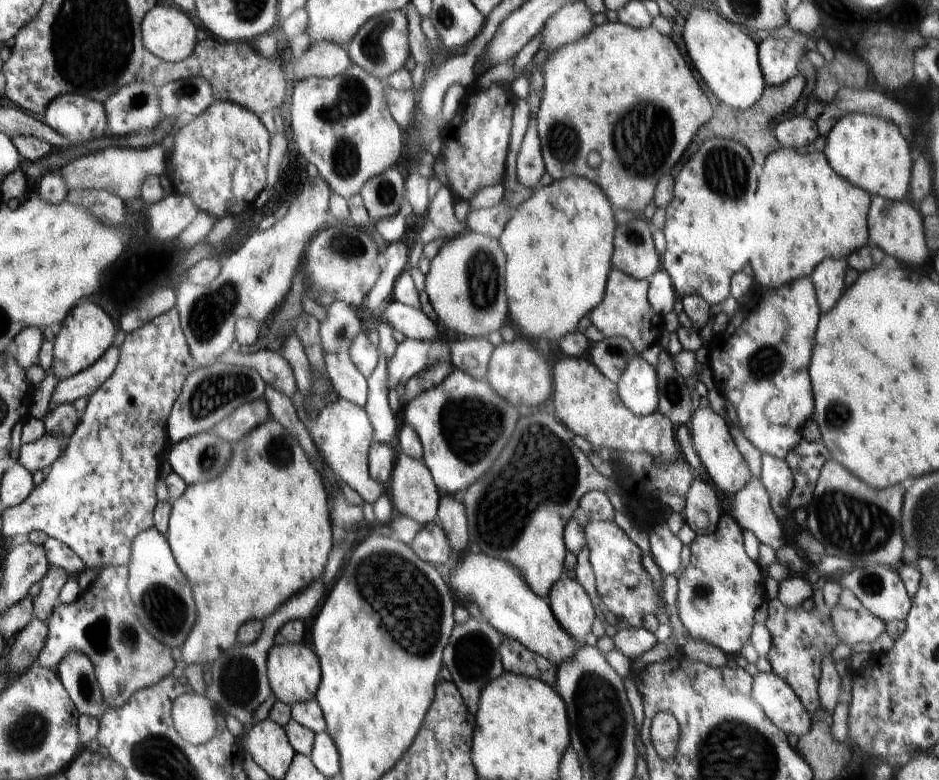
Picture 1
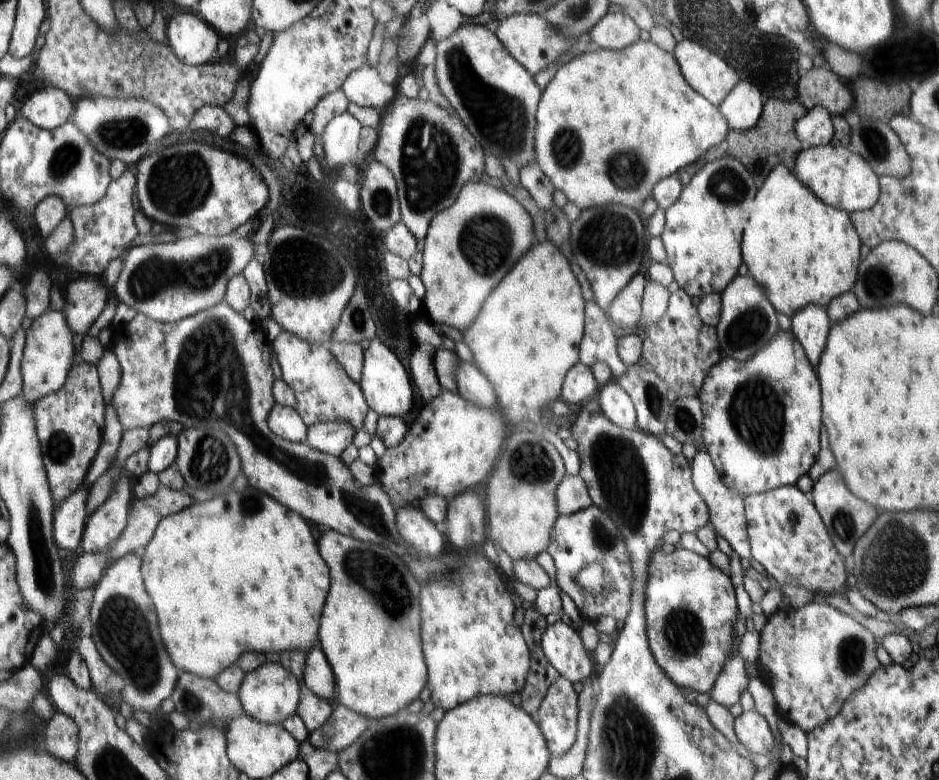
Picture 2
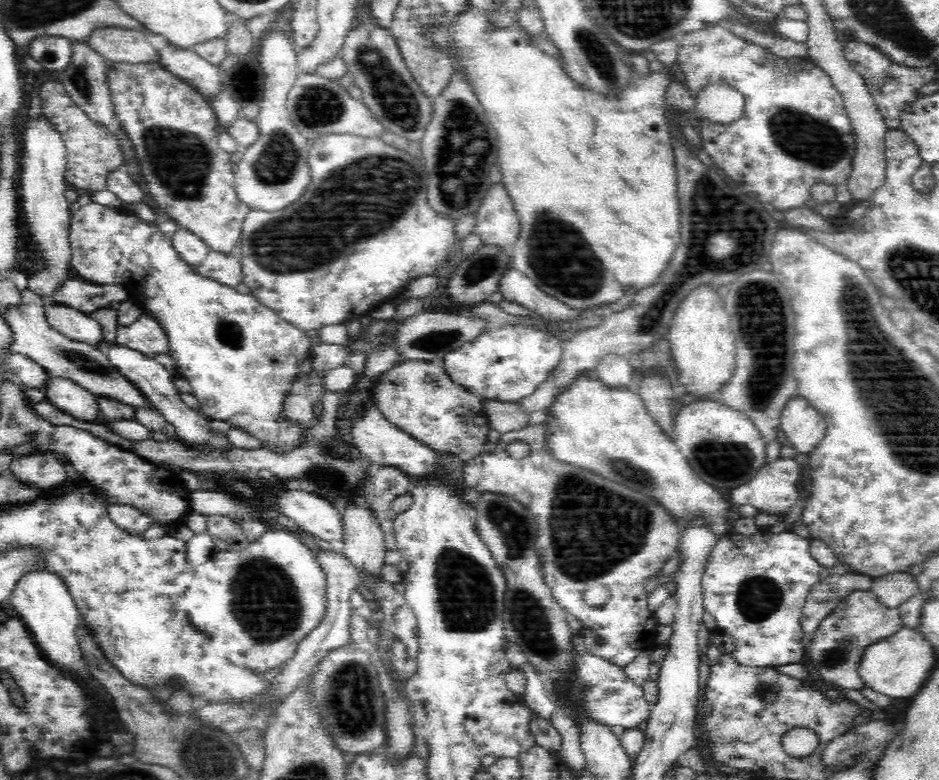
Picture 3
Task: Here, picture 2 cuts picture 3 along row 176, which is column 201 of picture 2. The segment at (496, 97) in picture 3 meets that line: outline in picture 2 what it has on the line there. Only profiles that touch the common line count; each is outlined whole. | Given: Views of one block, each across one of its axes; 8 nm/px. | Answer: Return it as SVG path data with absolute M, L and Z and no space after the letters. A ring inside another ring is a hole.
M247 486L242 492L224 493L203 503L196 503L189 509L166 517L158 527L153 541L143 551L143 571L148 594L152 597L156 612L162 618L162 632L166 646L179 670L216 679L232 665L240 663L241 658L249 652L266 654L270 651L306 651L312 649L314 640L320 638L319 628L325 598L330 586L330 574L324 560L318 554L316 542L310 534L310 526L302 520L302 516L276 502L265 492Z

